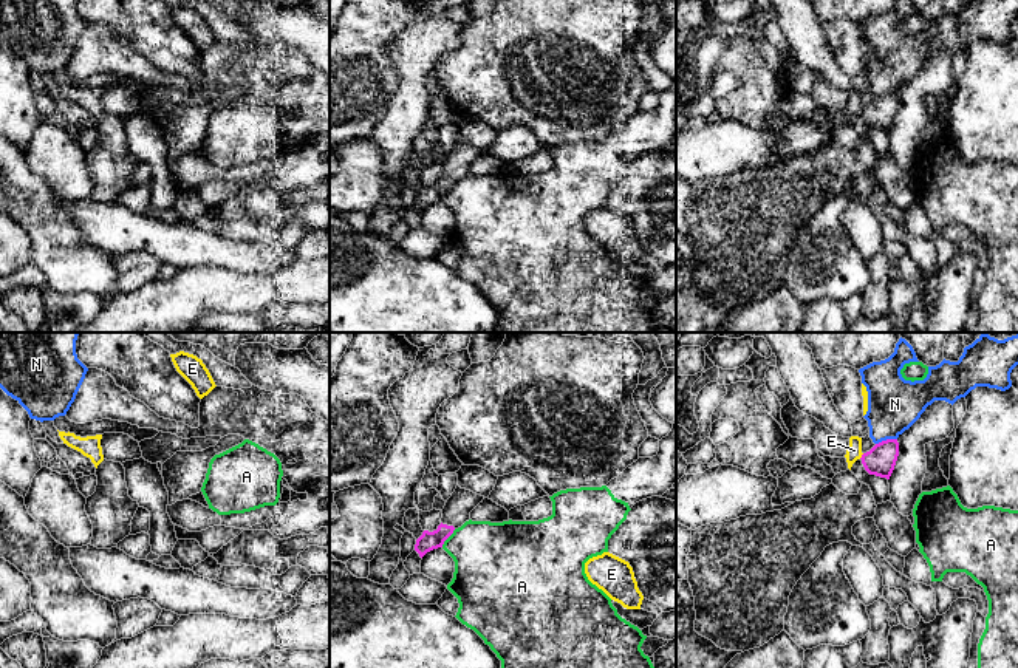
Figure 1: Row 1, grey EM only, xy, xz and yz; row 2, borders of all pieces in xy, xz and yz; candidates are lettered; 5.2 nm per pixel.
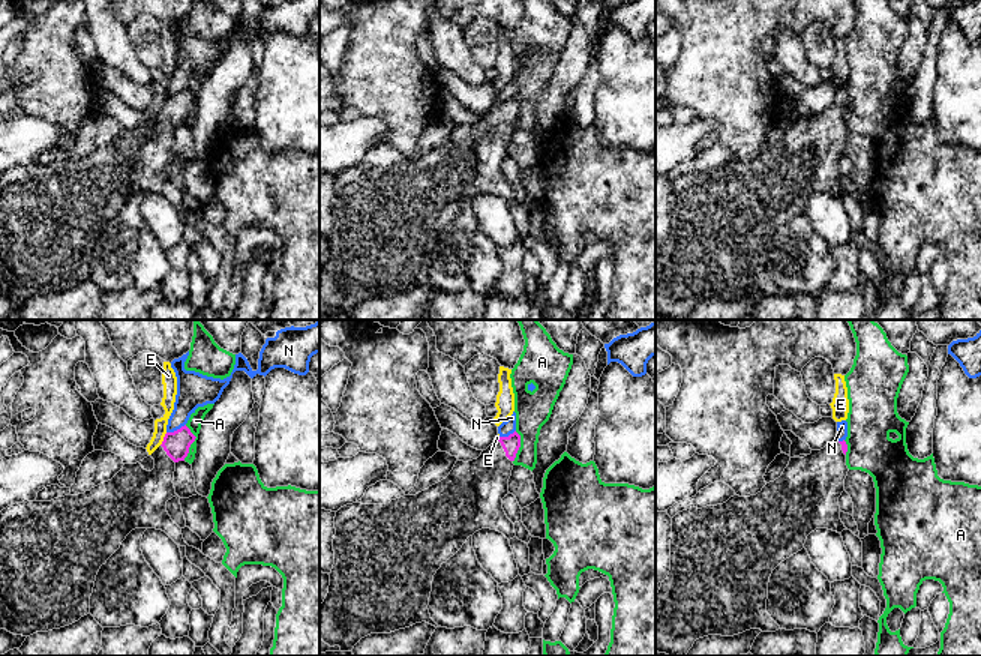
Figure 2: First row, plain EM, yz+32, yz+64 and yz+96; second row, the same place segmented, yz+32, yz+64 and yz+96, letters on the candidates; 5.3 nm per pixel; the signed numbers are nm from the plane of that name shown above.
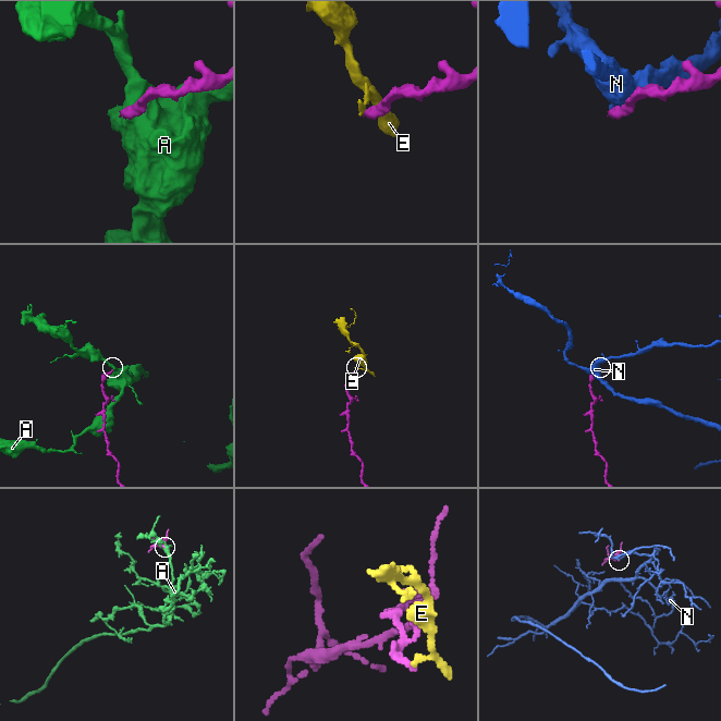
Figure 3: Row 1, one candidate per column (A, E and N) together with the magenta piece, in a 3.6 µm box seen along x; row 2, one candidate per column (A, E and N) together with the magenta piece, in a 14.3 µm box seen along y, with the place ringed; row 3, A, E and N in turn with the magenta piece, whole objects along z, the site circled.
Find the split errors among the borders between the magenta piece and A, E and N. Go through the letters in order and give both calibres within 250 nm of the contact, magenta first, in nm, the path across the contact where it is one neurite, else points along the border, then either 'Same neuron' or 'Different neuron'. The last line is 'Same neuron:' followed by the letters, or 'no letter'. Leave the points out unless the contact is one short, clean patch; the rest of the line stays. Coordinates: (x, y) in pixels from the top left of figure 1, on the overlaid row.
A: Thickness 100 nm (magenta) against 360 nm. Boundary: xz (455, 529), (441, 546). Different neuron
E: Thickness 160 nm (magenta) against 80 nm. Boundary: yz (864, 453), (859, 458). Different neuron
N: Thickness 160 nm (magenta) against 280 nm. Different neuron
Same neuron: no letter

